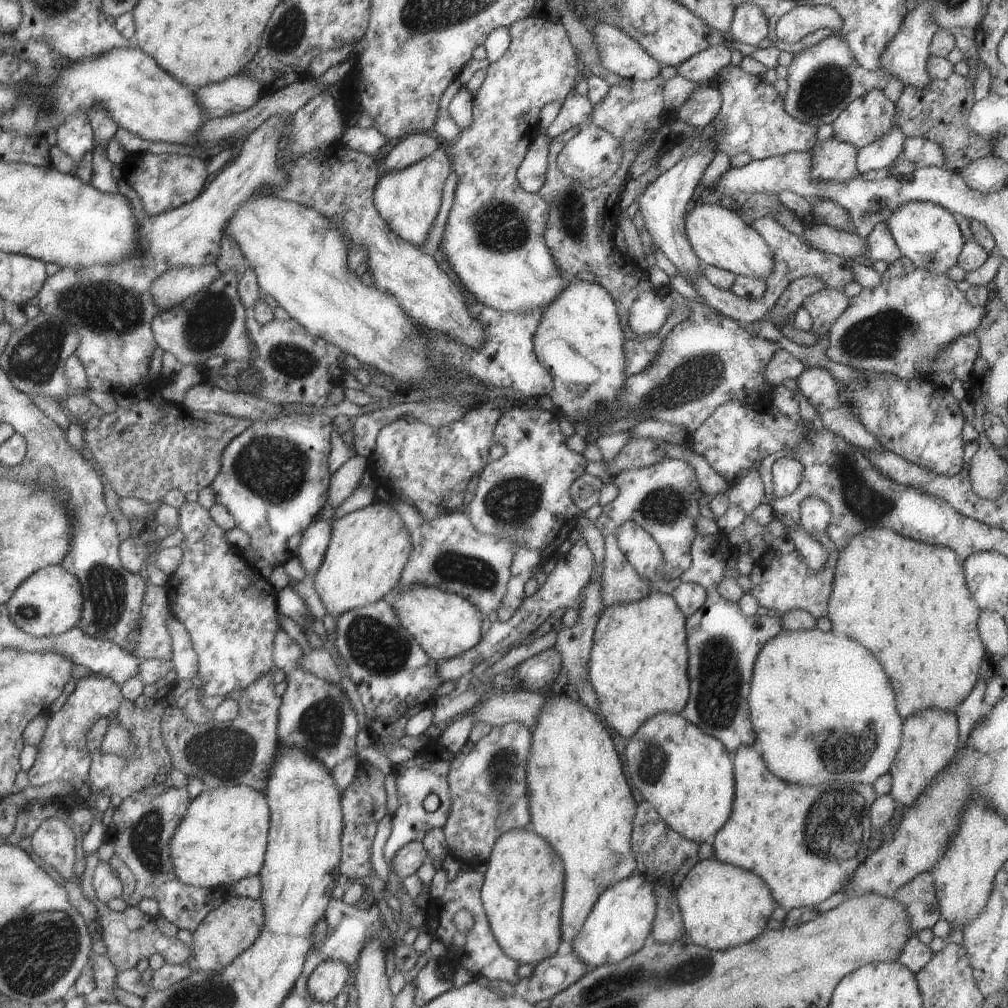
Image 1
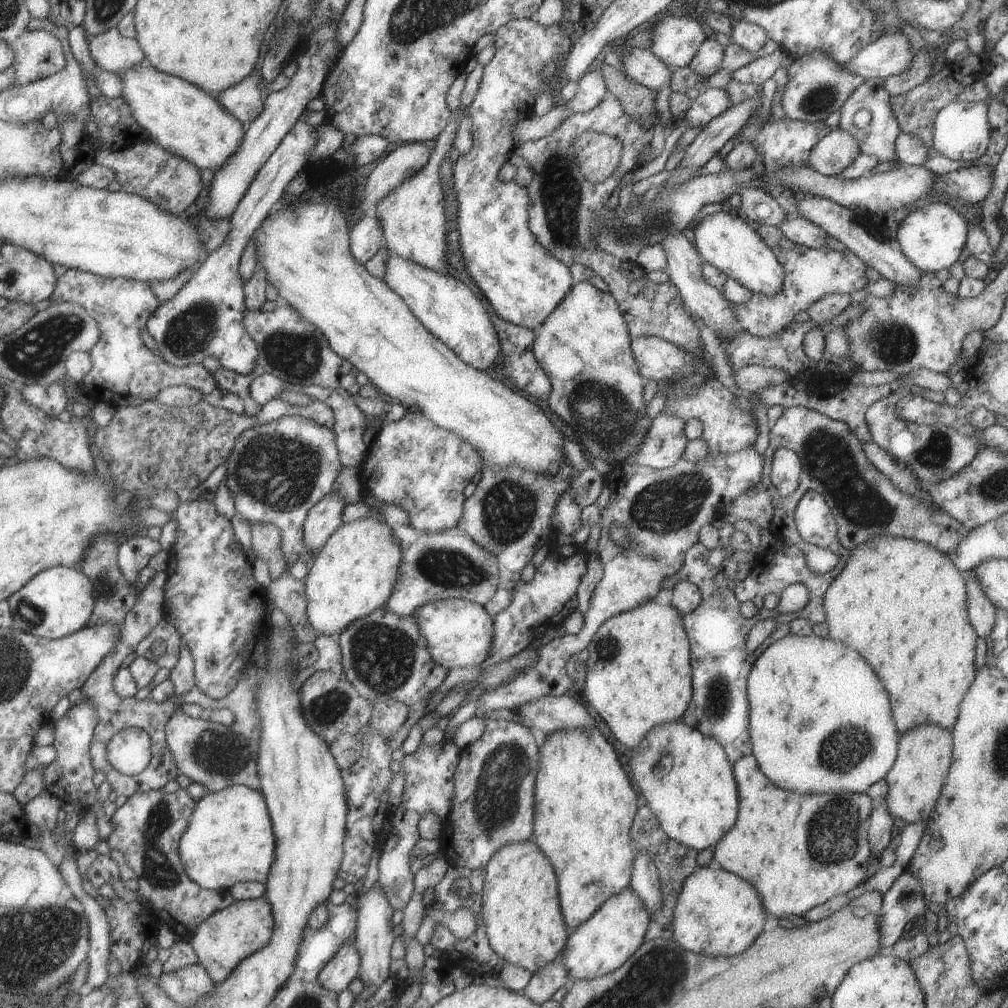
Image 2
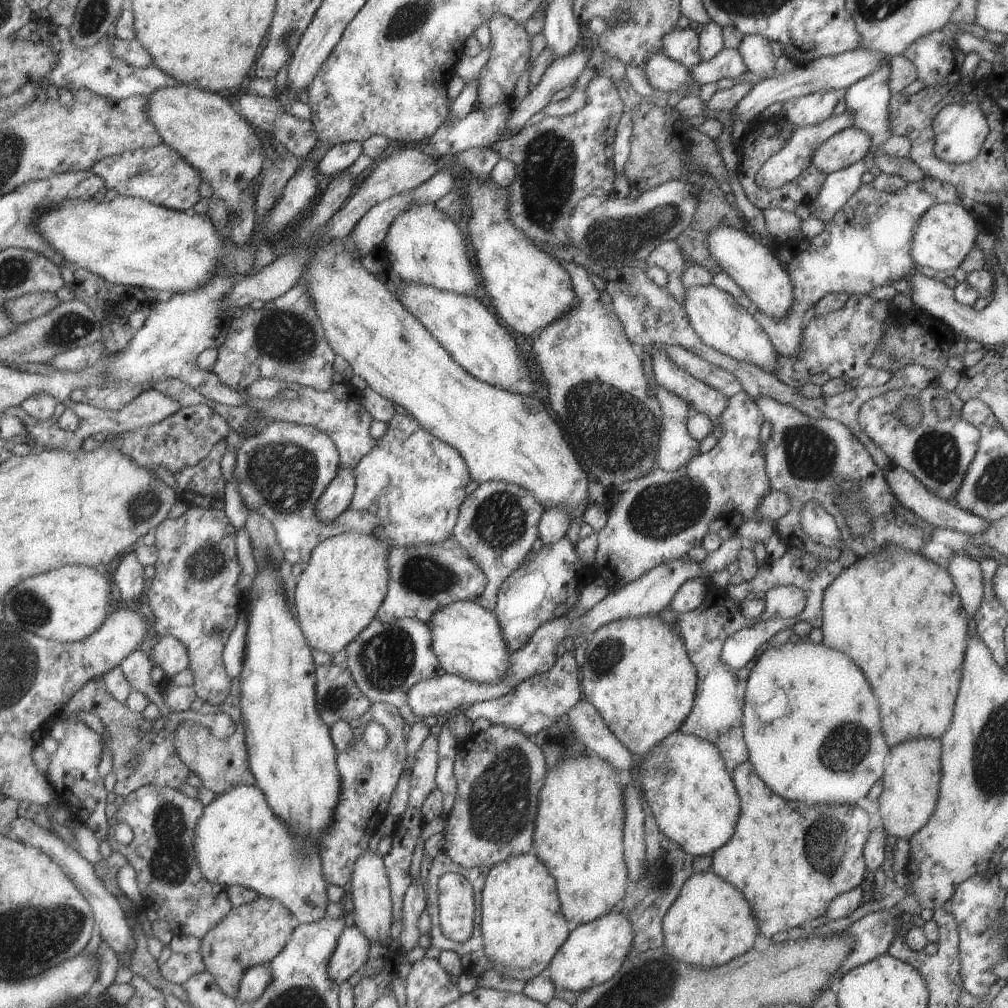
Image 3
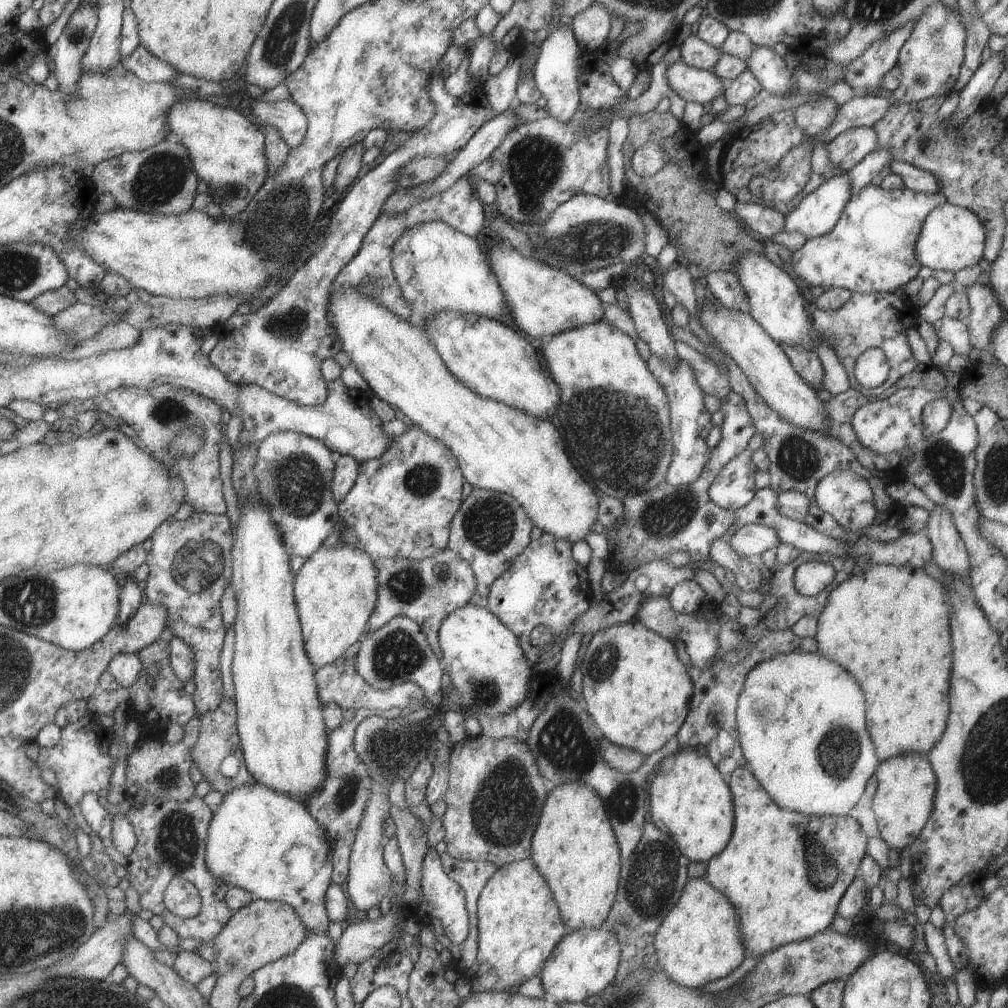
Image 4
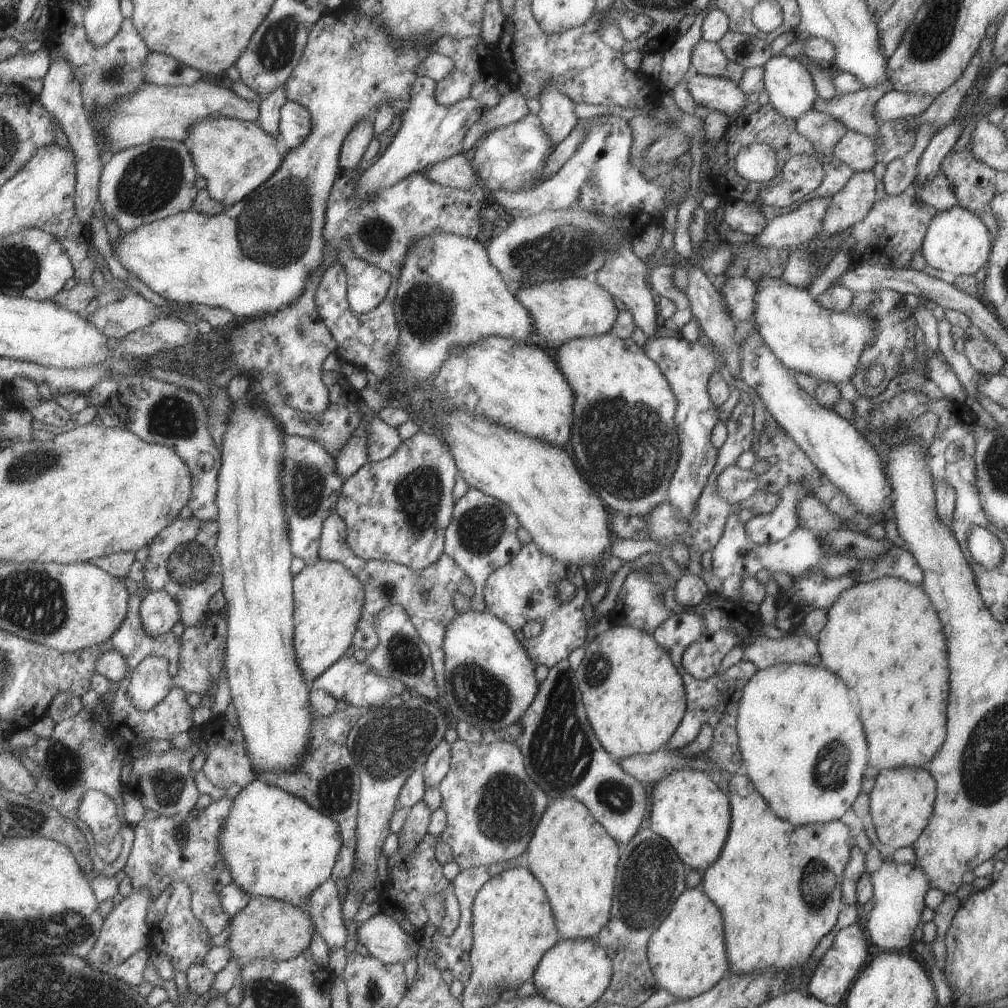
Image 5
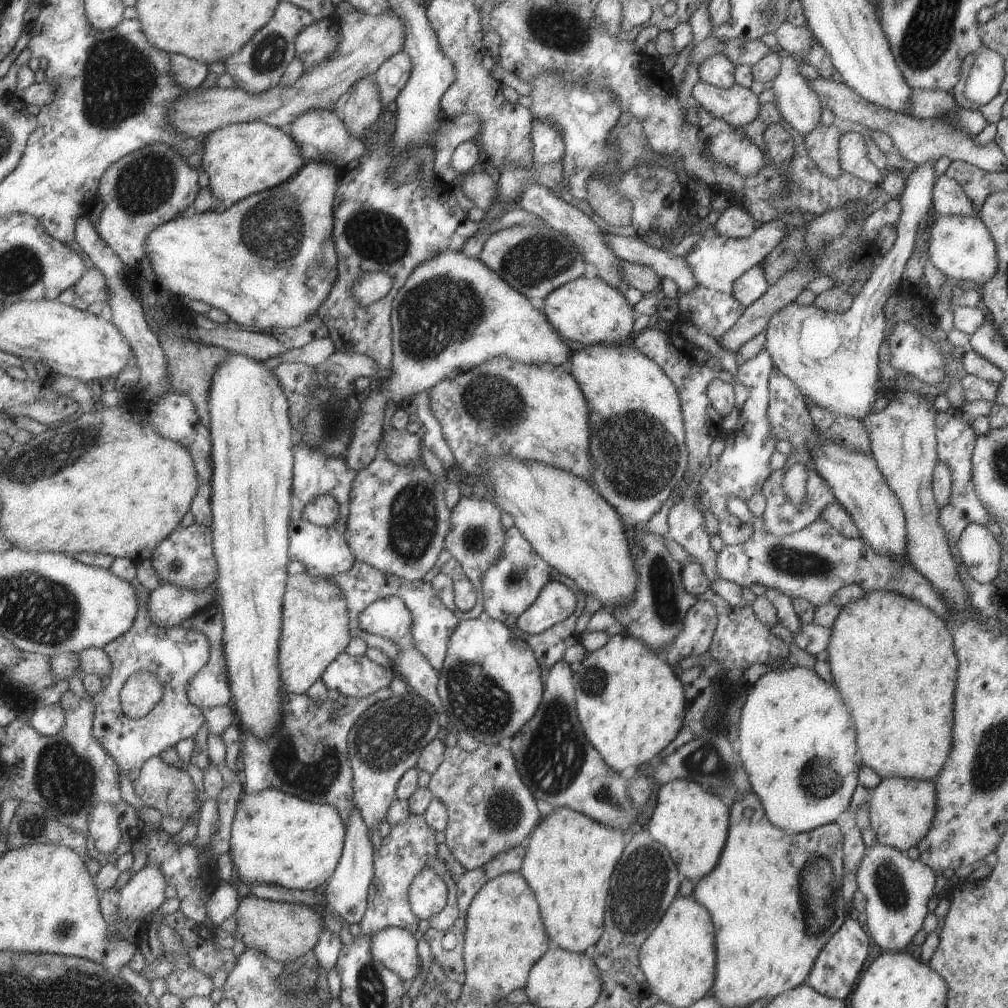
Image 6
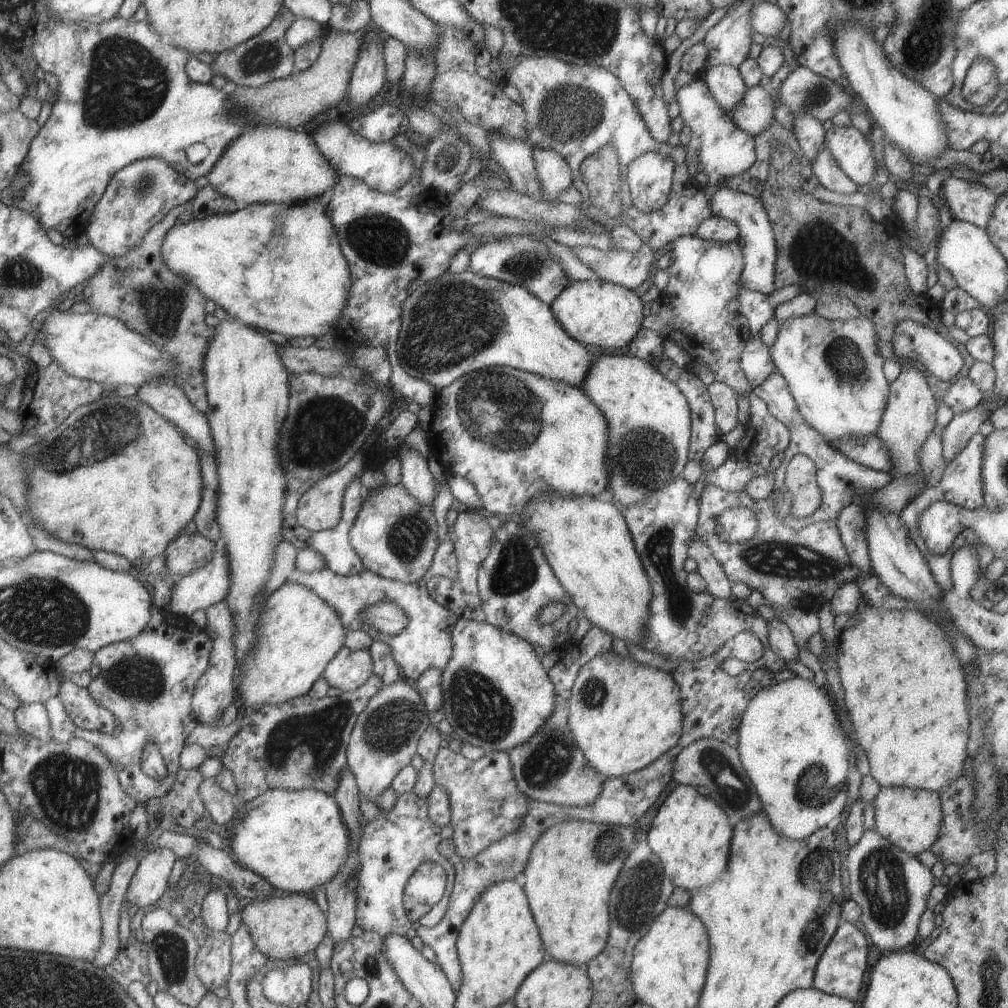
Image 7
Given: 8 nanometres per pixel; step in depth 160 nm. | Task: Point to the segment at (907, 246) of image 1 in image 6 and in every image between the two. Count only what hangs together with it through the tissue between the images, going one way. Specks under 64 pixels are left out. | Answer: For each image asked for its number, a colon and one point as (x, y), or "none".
2: (931, 236)
3: (942, 237)
4: (951, 237)
5: (957, 241)
6: (961, 247)

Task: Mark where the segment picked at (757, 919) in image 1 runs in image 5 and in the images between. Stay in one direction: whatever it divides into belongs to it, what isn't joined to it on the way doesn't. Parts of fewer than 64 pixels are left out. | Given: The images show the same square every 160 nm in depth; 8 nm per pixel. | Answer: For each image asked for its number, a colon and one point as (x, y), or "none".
2: (716, 912)
3: (710, 921)
4: (699, 940)
5: (686, 952)

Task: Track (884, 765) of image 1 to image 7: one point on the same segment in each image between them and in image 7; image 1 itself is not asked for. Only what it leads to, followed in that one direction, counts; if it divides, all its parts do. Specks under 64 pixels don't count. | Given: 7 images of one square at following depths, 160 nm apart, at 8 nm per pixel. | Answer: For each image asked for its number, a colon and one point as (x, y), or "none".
2: (819, 721)
3: (810, 723)
4: (801, 719)
5: (801, 742)
6: (796, 741)
7: (790, 742)

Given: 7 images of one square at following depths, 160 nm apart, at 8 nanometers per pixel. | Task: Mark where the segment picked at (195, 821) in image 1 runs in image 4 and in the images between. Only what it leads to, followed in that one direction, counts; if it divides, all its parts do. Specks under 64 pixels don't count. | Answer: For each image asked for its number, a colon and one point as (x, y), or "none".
2: (229, 839)
3: (237, 840)
4: (266, 843)

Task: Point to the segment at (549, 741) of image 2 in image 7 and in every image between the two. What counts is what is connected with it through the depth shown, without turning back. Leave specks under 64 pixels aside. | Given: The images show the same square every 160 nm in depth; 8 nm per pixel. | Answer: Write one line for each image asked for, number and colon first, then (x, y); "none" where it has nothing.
3: (578, 829)
4: (573, 847)
5: (572, 856)
6: (568, 859)
7: (571, 868)

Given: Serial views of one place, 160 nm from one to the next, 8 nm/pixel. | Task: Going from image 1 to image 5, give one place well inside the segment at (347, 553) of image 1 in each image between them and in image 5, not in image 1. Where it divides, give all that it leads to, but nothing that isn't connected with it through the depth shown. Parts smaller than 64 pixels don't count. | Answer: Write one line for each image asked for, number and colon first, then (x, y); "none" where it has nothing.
2: (353, 573)
3: (340, 588)
4: (335, 589)
5: (327, 598)

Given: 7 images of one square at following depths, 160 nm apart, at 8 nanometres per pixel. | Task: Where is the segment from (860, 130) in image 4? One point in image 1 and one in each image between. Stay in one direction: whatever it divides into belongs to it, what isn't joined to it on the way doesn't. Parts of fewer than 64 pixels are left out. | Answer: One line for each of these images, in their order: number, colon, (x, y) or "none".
1: (832, 161)
2: (833, 152)
3: (841, 149)

